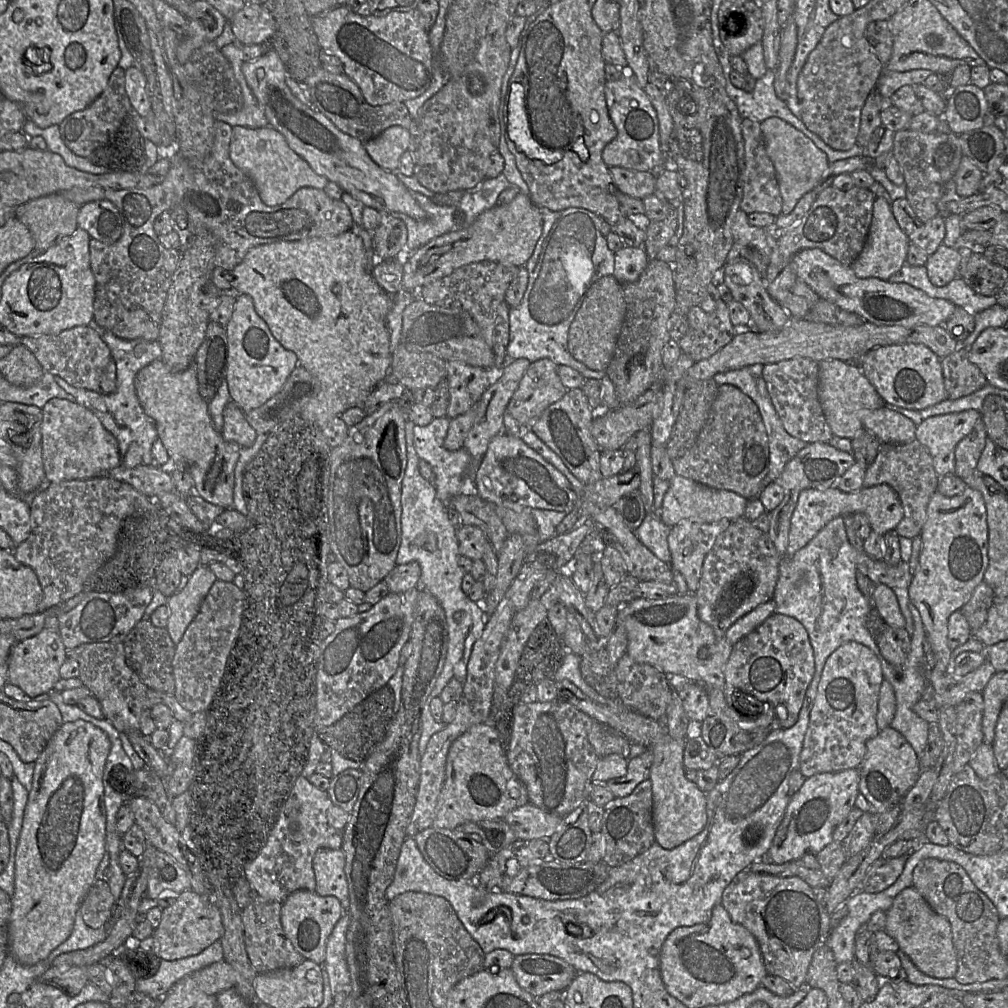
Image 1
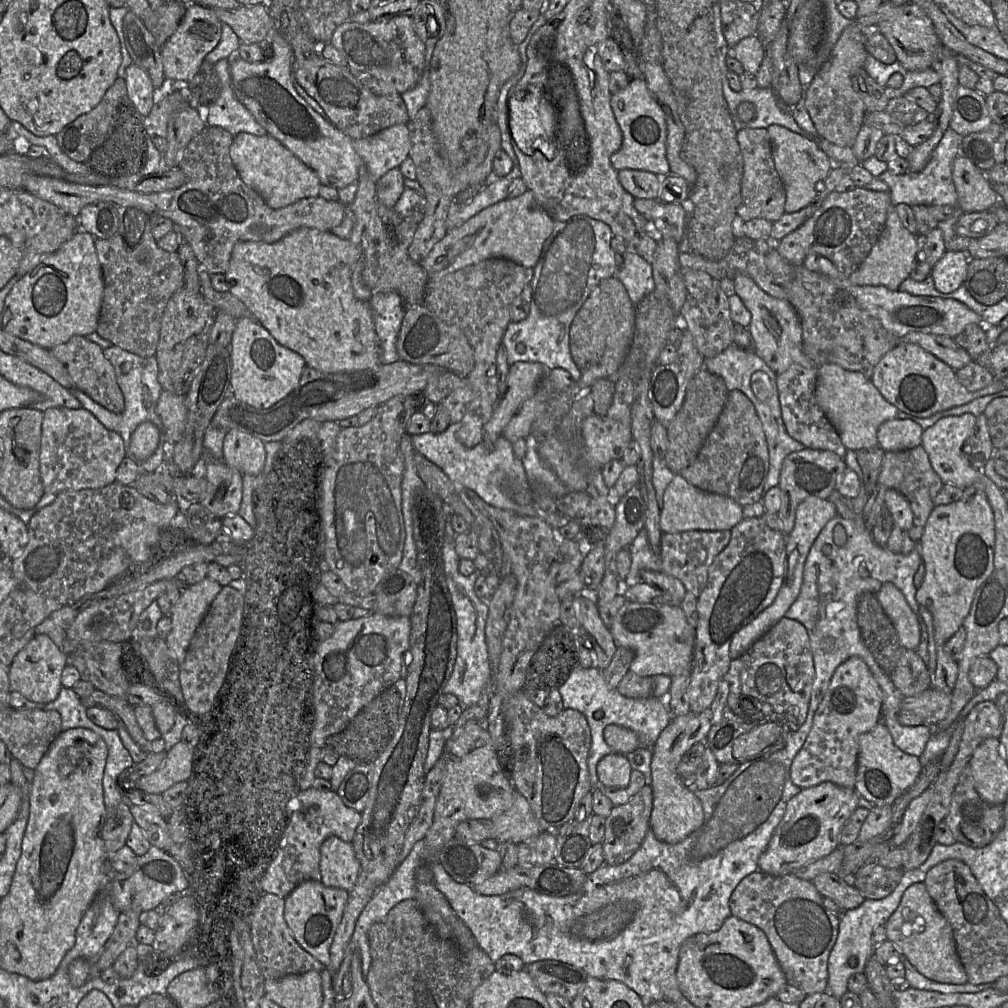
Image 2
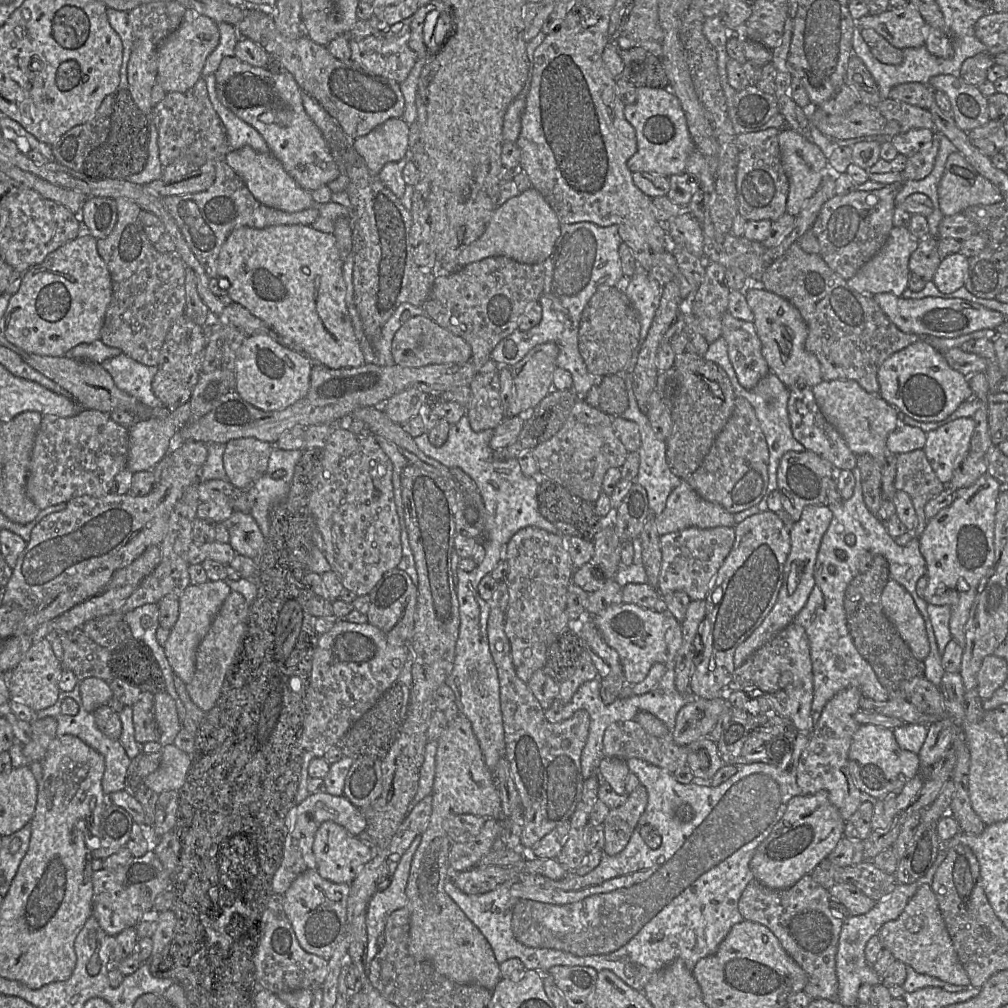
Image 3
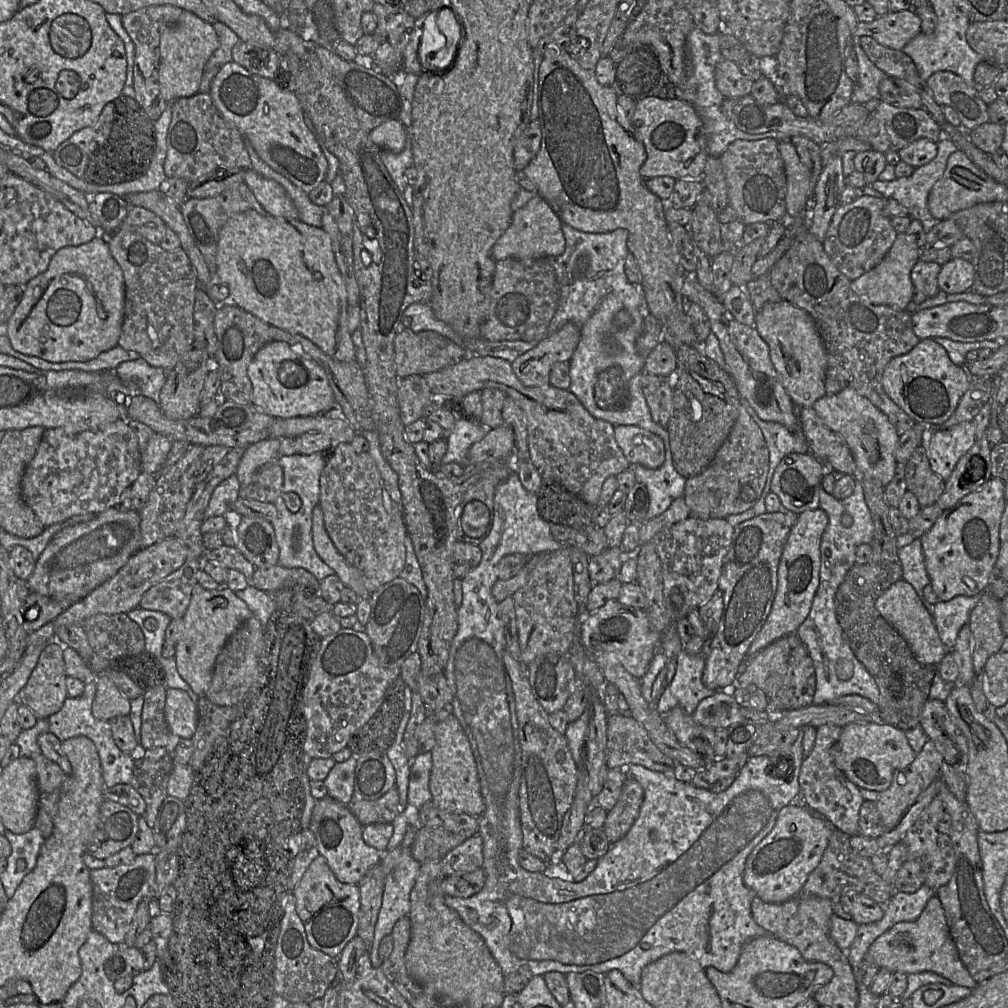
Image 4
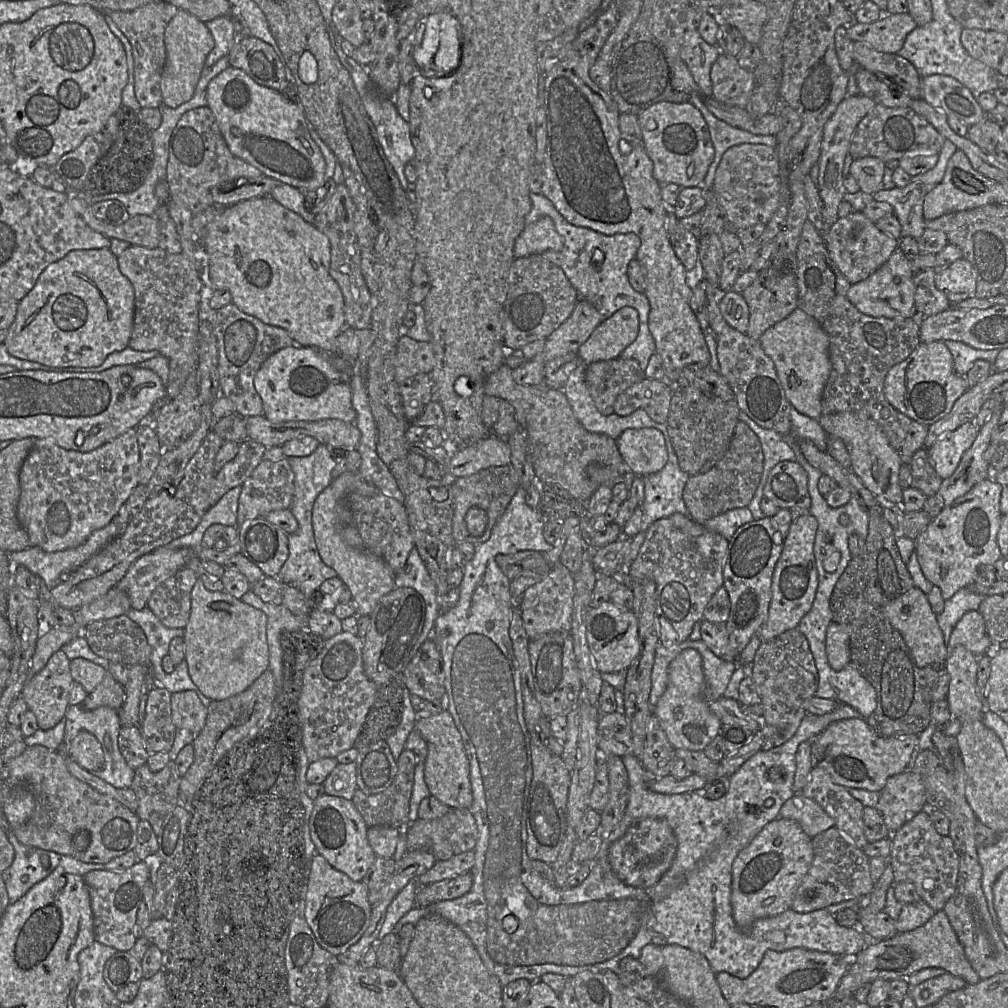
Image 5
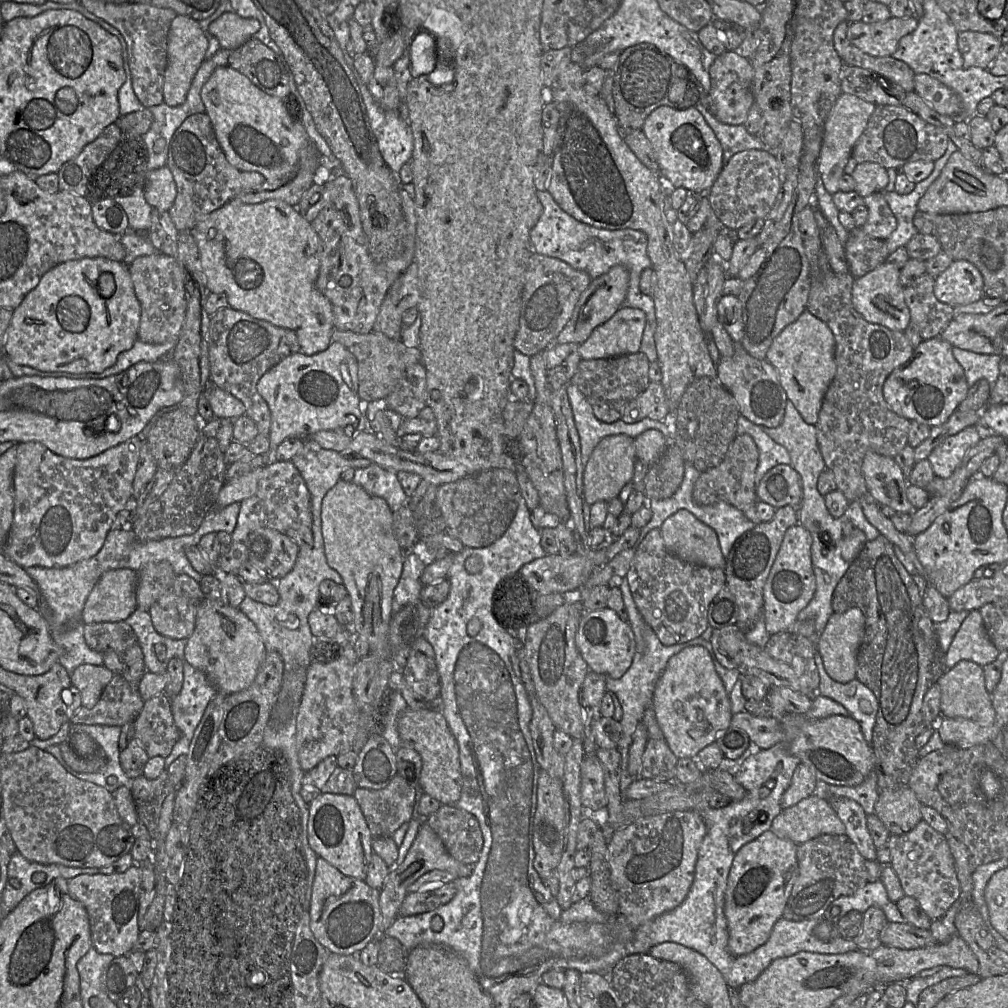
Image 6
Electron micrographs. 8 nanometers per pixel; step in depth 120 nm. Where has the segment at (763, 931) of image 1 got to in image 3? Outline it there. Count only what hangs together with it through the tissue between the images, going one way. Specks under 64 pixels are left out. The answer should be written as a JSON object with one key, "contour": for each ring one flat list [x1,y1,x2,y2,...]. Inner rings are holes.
{"contour":[[806,874,786,889,772,889,753,879,742,892,738,909,745,920,767,927,805,971,808,977,805,994,812,999,838,1001,836,953,843,920,830,910,829,901,828,890]]}

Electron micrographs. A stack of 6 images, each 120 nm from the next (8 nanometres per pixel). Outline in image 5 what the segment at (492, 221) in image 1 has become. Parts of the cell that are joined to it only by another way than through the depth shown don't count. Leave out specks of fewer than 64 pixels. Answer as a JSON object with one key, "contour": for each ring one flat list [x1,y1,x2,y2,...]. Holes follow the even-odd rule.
{"contour":[[542,217,526,225,514,245,515,258,532,254,542,254,547,250,560,251,564,246,561,235,557,232,550,217]]}

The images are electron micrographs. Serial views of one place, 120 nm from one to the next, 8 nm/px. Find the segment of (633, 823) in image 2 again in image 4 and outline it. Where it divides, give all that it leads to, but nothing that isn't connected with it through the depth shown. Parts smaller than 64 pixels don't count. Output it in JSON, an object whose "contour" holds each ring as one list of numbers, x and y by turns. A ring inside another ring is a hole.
{"contour":[[631,776,625,780,620,798,616,805,607,812,603,830,610,844,622,839,638,817,644,791]]}

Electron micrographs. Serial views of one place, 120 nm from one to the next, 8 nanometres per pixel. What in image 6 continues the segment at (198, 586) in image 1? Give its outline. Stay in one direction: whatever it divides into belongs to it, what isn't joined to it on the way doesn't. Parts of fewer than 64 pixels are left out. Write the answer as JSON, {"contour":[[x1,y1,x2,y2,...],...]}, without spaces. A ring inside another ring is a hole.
{"contour":[[205,597,198,606,193,634,187,639,183,661,207,675,218,692,230,695,248,688,267,654,256,625,239,608]]}

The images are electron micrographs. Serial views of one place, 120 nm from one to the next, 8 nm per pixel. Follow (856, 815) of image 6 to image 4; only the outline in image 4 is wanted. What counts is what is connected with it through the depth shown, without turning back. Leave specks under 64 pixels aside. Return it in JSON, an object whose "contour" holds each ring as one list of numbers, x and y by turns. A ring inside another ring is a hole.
{"contour":[[832,724,816,728,815,743,809,755,803,759,798,782,803,804,828,821,834,829,852,837,859,832,859,811,864,799,859,788,837,768,831,754,831,749,838,741,841,731,842,727]]}

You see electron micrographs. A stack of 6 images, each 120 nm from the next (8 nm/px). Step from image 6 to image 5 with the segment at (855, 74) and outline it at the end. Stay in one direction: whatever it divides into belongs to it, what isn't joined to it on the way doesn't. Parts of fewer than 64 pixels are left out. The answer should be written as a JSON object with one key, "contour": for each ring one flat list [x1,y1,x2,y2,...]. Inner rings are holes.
{"contour":[[860,68,856,73,856,82,860,95,869,97,877,104,889,108,910,107,913,100,899,84,881,72,870,72],[885,78,896,84,896,91,903,95,893,93,889,85,883,81]]}

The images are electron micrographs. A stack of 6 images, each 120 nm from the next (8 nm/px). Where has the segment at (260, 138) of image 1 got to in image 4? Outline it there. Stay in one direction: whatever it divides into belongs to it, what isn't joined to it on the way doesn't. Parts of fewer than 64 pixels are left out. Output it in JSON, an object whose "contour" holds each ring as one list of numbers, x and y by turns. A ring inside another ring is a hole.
{"contour":[[253,169,241,171,244,173,245,183,268,214,288,219,299,218,296,206,282,185,261,176]]}

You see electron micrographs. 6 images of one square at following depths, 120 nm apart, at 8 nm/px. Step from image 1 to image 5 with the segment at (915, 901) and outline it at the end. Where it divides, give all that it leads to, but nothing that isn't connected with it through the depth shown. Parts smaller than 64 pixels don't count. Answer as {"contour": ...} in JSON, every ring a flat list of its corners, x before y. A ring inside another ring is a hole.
{"contour":[[943,910,936,911,931,919,914,930,900,932,889,939,868,944,851,959,850,966,841,979,834,998,852,997,860,986,872,983,876,979,888,981,906,979,911,974,929,967,942,968,954,976,961,977,967,982,967,985,981,980,968,961,964,948]]}

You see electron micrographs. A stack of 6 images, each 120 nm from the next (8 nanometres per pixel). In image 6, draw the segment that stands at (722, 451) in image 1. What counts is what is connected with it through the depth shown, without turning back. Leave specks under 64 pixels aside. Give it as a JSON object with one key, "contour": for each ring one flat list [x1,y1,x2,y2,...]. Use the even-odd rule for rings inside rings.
{"contour":[[748,434,737,435,720,465,701,473,692,492,693,501,700,506,726,502,740,511,757,503,755,475,759,463,759,451]]}

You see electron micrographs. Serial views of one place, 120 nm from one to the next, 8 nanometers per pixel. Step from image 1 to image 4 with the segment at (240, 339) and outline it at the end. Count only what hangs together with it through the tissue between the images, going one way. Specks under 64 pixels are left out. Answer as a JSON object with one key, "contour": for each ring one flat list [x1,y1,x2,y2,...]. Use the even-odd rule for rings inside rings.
{"contour":[[281,341,263,346,248,366,253,387,252,404,274,418,291,418,334,413,336,400,325,370,314,360]]}

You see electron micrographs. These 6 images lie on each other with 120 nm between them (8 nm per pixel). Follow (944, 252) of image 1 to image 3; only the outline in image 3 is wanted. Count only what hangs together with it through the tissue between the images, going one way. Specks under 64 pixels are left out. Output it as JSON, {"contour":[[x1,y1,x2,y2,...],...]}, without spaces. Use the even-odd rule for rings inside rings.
{"contour":[[961,253,950,255,941,260,932,279,942,293,953,293,964,287,969,268,969,258]]}

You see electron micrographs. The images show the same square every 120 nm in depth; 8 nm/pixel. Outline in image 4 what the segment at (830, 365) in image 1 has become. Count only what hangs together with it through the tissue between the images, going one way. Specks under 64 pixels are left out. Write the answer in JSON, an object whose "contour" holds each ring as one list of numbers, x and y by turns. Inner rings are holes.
{"contour":[[851,388,834,395,824,395,815,402,813,409,828,428,845,440,853,455,858,475,872,478,885,488,894,477,895,449,900,437,887,416]]}

